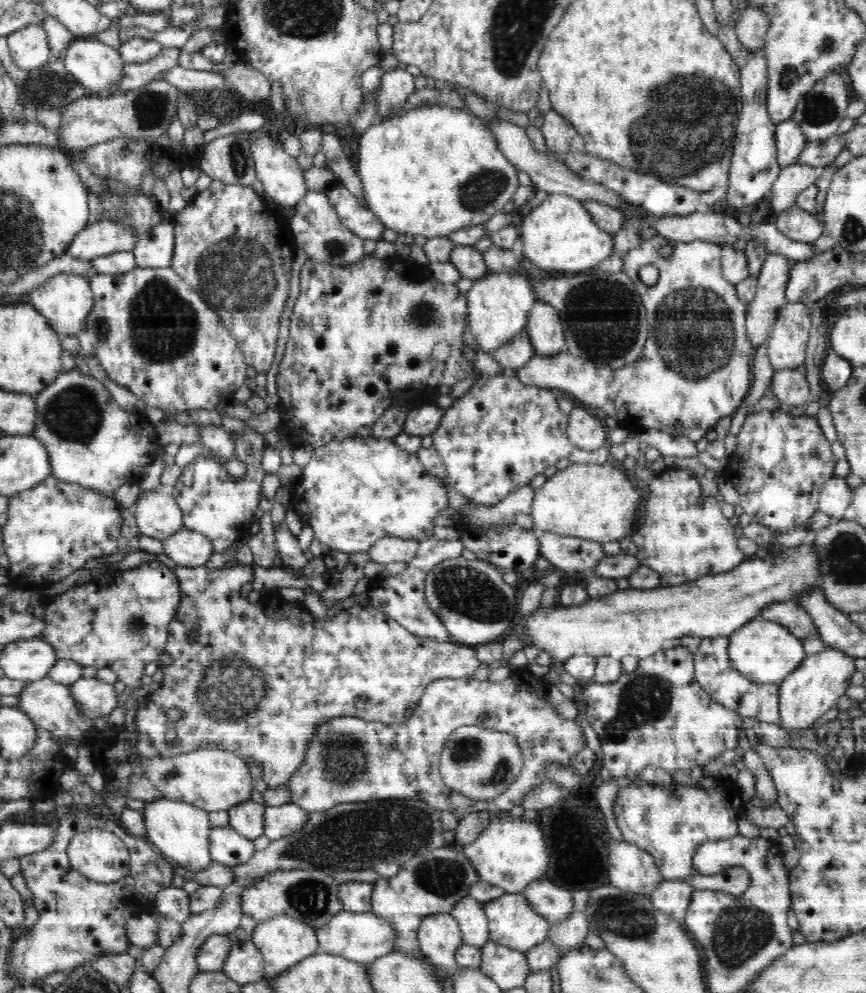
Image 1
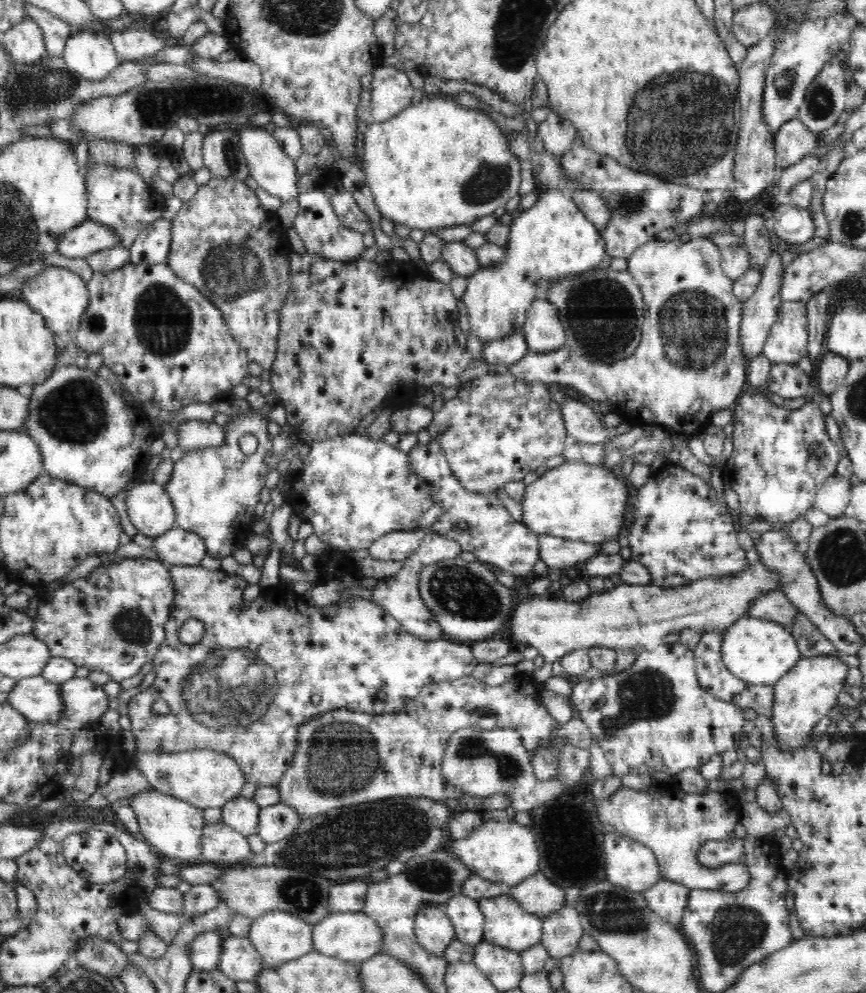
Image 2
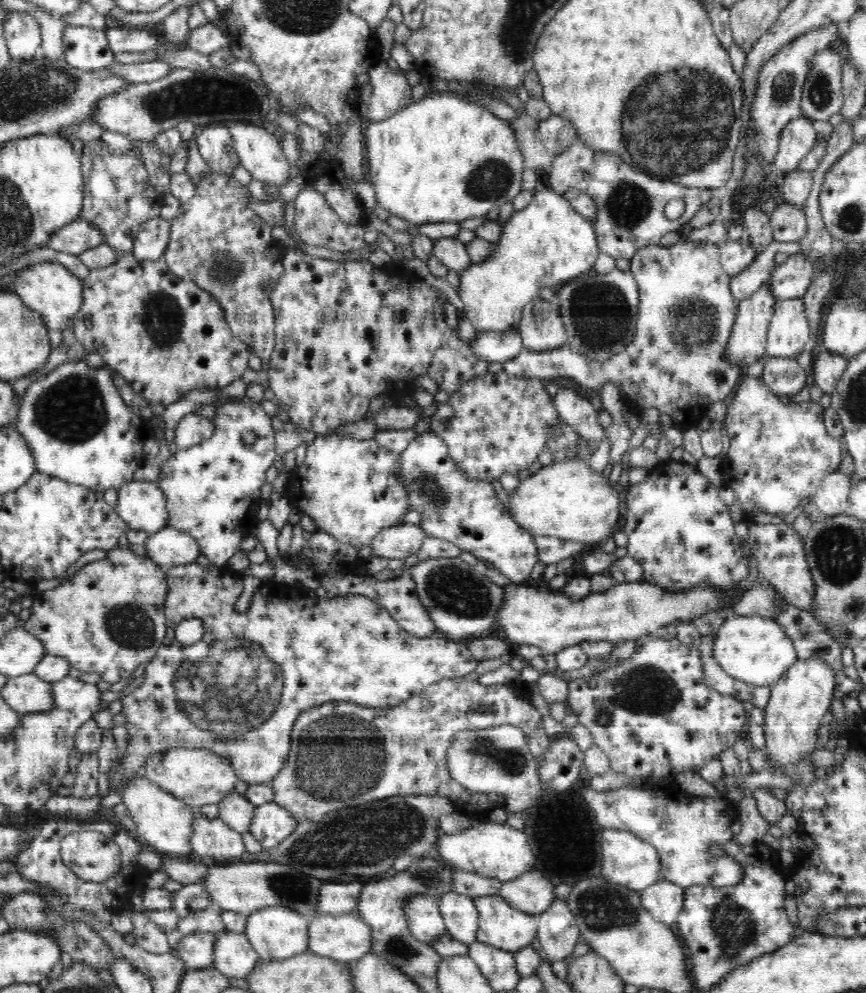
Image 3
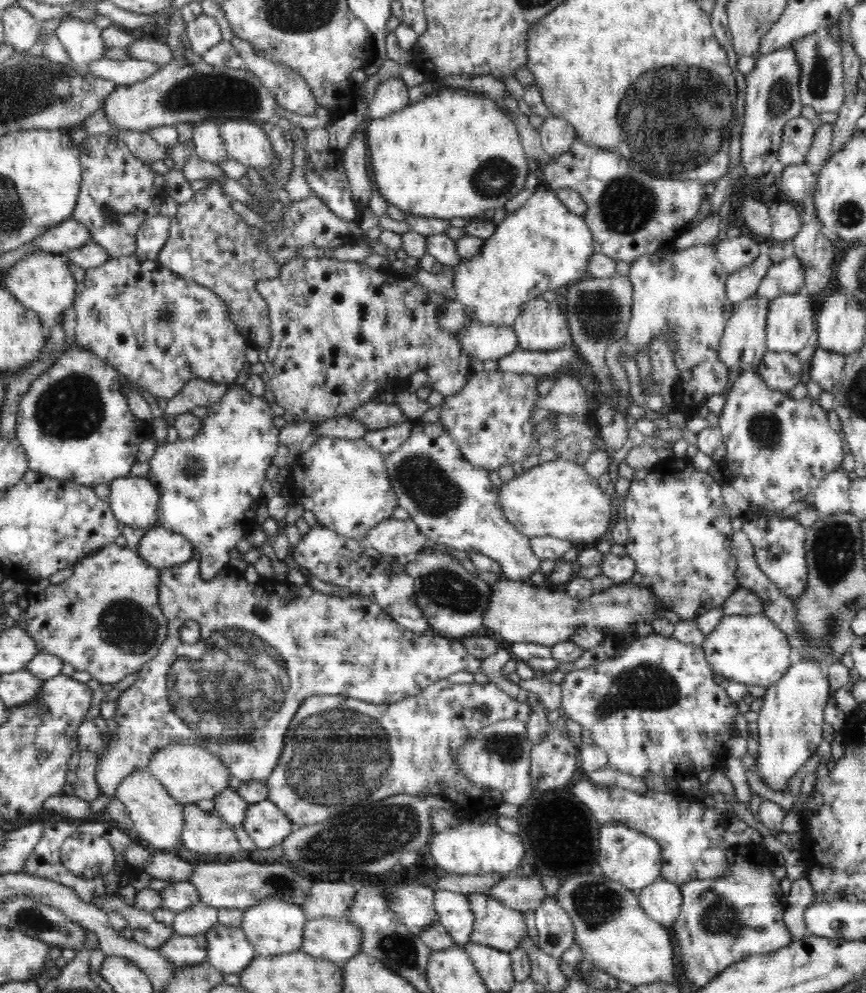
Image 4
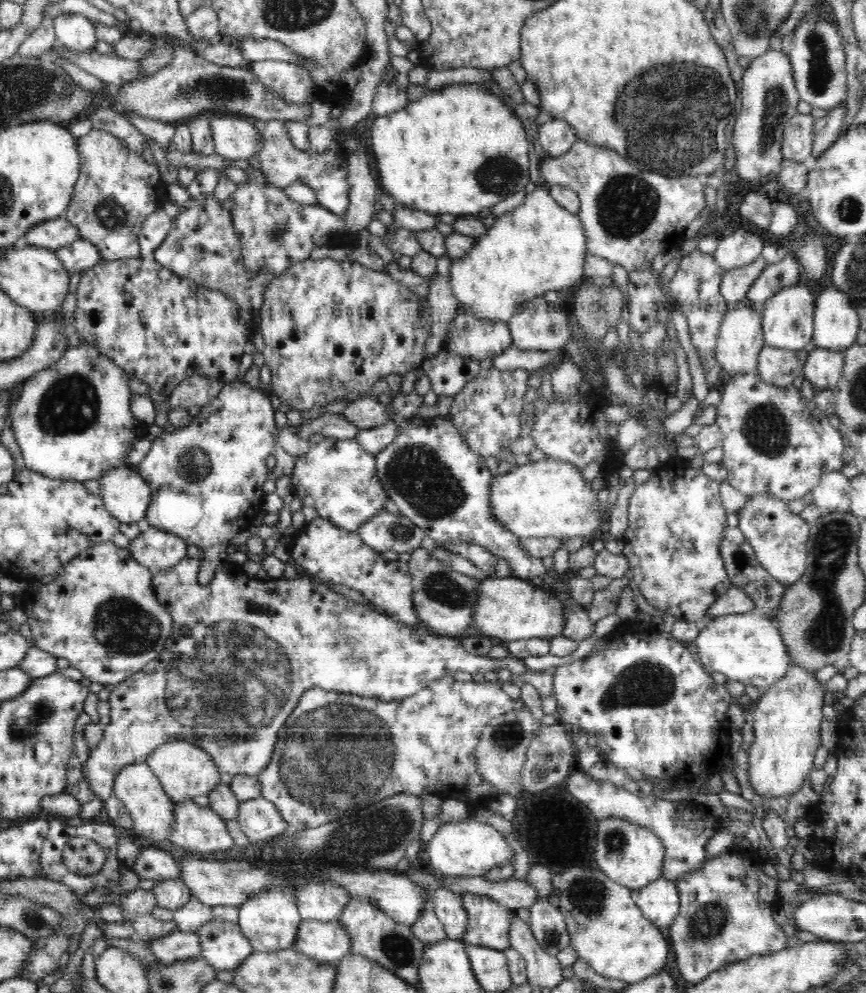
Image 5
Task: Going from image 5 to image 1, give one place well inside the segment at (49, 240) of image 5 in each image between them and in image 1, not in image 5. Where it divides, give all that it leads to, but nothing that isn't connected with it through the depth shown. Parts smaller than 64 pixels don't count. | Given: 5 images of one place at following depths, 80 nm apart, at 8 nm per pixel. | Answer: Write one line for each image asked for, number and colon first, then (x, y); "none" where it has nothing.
1: (102, 237)
2: (89, 236)
3: (73, 238)
4: (66, 235)

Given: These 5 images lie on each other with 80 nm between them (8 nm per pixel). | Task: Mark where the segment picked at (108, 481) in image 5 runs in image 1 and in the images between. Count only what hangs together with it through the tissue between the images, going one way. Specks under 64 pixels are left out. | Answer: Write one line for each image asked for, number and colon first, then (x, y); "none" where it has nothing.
1: (157, 514)
2: (148, 505)
3: (141, 505)
4: (134, 501)

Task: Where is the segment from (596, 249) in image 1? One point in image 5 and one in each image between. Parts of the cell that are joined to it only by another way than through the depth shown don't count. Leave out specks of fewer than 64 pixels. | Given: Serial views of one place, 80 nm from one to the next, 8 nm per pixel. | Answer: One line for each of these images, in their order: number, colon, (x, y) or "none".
2: (552, 240)
3: (546, 244)
4: (541, 246)
5: (539, 246)

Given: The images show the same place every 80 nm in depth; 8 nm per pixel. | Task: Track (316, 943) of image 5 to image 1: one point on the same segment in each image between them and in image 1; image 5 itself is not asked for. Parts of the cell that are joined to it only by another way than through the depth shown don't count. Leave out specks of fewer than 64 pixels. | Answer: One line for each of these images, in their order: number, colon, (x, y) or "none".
1: (359, 937)
2: (351, 936)
3: (345, 938)
4: (337, 940)

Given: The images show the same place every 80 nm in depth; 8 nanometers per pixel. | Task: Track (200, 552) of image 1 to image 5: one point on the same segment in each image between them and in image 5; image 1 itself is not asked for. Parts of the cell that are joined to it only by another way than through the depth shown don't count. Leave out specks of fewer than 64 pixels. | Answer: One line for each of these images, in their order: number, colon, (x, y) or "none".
2: (176, 547)
3: (168, 547)
4: (161, 548)
5: (156, 549)

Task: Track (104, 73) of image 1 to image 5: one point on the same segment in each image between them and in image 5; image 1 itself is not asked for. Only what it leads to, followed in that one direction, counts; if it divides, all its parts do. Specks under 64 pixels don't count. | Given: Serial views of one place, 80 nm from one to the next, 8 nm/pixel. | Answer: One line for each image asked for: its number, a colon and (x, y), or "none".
2: (90, 53)
3: (86, 49)
4: (82, 40)
5: (74, 31)

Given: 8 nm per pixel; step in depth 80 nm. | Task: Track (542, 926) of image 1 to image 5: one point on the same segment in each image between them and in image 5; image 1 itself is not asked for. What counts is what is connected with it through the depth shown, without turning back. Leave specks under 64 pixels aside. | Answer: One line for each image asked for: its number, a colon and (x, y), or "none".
2: (506, 924)
3: (500, 924)
4: (495, 925)
5: (488, 924)

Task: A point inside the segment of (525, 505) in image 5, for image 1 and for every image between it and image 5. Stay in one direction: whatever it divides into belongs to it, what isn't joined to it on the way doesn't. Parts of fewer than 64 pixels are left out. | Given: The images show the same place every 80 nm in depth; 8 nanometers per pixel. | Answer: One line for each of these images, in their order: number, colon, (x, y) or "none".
1: (598, 502)
2: (583, 502)
3: (568, 500)
4: (559, 498)

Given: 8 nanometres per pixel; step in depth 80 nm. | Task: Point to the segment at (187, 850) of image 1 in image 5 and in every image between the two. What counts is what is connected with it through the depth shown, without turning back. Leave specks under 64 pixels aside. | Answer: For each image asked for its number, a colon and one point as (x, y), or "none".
2: (173, 827)
3: (164, 823)
4: (158, 819)
5: (152, 810)

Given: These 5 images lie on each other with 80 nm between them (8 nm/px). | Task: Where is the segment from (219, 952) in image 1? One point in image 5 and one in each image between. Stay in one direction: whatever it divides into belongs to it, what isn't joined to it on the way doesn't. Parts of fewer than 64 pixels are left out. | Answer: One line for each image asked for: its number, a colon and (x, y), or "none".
2: (204, 951)
3: (196, 951)
4: (188, 950)
5: (177, 946)

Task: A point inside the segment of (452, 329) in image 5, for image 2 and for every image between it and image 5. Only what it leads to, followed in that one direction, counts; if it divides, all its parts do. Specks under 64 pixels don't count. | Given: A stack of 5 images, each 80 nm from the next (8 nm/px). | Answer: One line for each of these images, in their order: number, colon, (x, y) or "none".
2: (510, 349)
3: (493, 346)
4: (485, 342)

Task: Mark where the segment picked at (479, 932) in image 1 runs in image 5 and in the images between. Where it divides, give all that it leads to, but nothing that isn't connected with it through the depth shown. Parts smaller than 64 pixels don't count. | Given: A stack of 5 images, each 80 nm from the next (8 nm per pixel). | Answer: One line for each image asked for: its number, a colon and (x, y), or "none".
2: (467, 919)
3: (460, 915)
4: (454, 914)
5: (447, 905)

